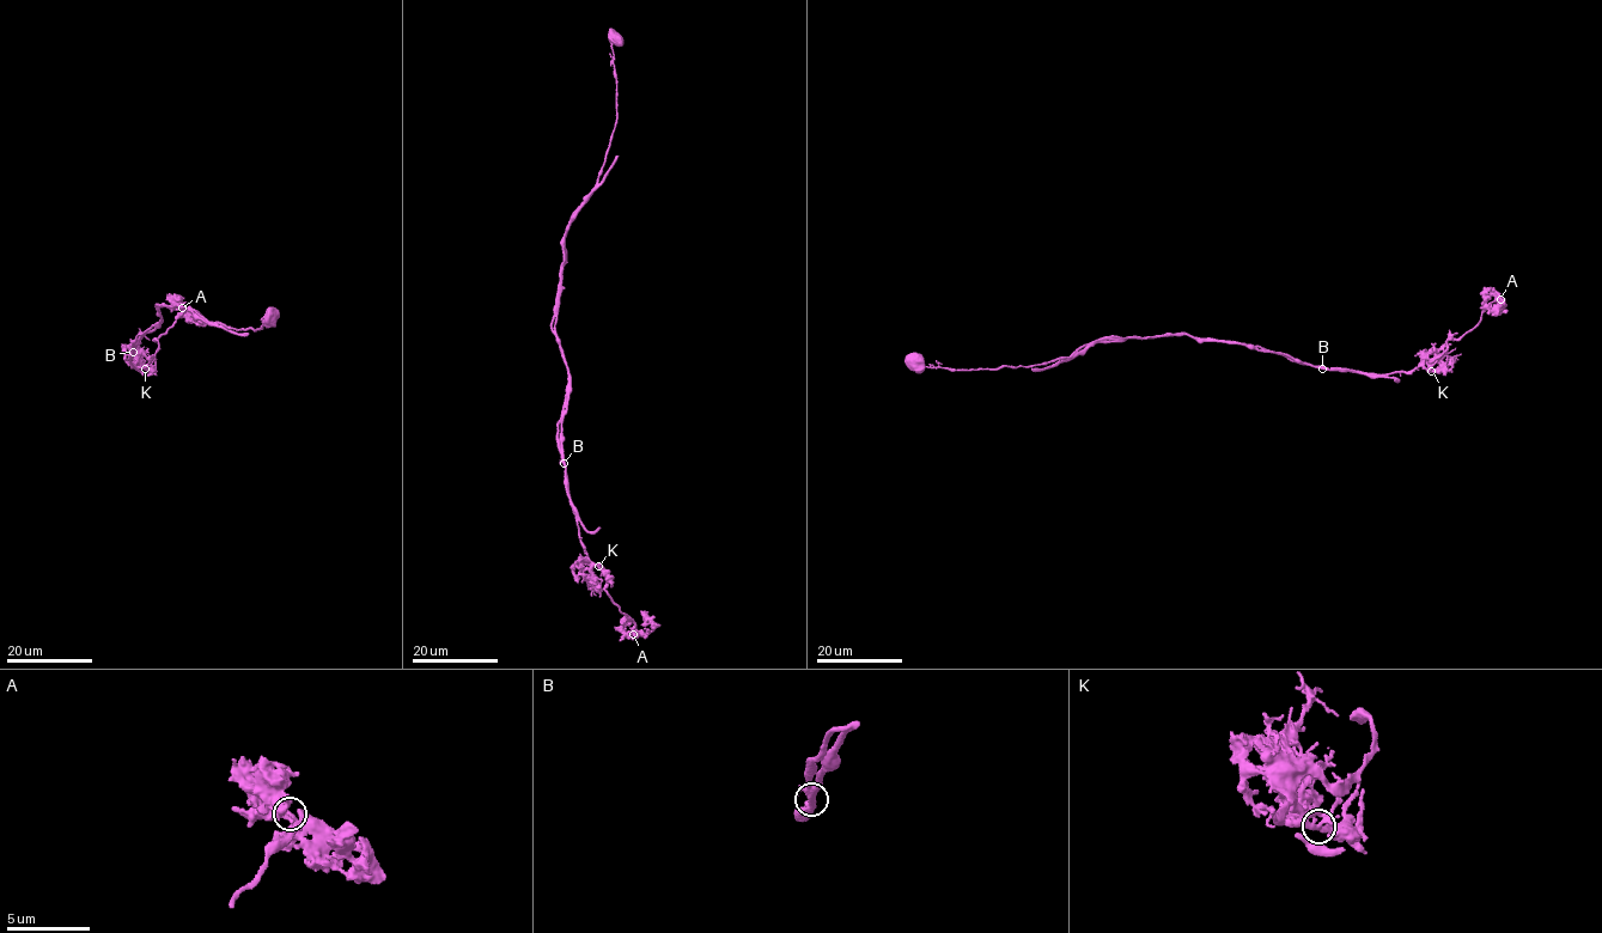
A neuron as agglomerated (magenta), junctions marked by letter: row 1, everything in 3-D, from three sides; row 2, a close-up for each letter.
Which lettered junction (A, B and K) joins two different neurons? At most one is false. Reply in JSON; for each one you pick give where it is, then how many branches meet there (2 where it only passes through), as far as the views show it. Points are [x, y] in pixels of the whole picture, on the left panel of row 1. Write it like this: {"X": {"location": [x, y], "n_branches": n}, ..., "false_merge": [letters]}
{"B": {"location": [133, 352], "n_branches": 3}, "false_merge": ["B"]}

